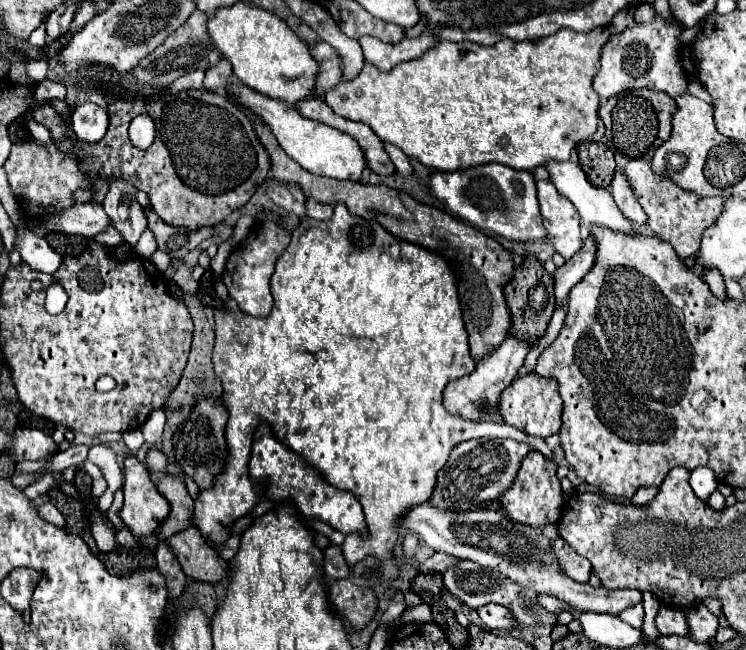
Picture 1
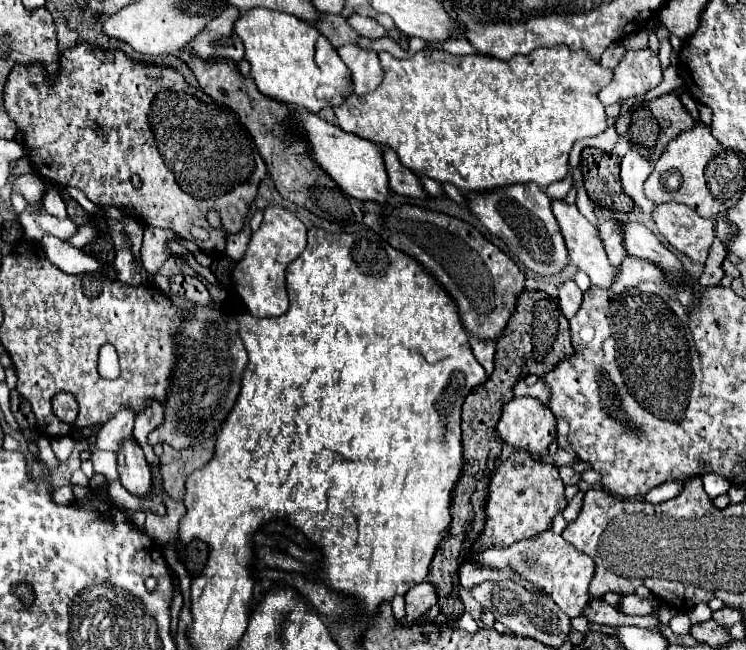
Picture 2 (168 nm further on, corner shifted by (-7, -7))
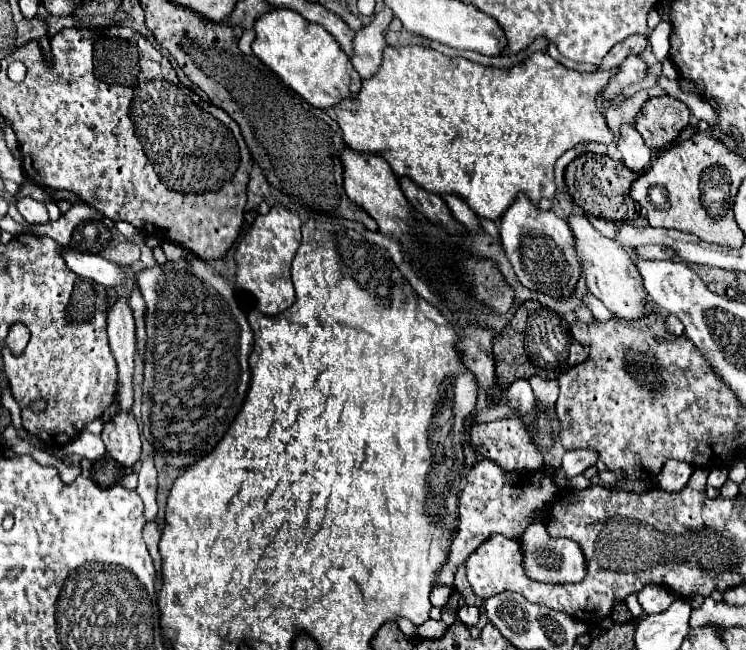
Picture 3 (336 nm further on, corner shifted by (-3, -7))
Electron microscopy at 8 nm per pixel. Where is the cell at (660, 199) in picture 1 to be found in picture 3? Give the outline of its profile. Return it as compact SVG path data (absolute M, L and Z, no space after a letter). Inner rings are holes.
M643 245L633 249L633 253L641 255L643 259L671 259L675 255L669 247L663 247L663 245Z

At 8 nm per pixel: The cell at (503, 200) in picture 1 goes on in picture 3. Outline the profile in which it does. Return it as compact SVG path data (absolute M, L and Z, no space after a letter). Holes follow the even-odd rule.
M519 193L513 205L499 217L499 235L505 255L525 287L543 291L551 297L573 293L581 275L581 265L575 257L573 233L565 219L559 219L553 211L541 211L525 193Z

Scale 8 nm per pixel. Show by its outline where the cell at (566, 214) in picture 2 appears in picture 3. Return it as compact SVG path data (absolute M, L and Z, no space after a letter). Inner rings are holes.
M569 215L567 225L571 225L571 231L575 237L575 251L577 251L577 259L581 263L589 293L593 293L599 301L603 301L603 305L617 317L637 319L637 317L651 313L653 303L649 301L649 295L643 289L641 275L635 269L635 263L631 261L627 251L621 245L617 245L613 239L603 237L589 223L585 215Z

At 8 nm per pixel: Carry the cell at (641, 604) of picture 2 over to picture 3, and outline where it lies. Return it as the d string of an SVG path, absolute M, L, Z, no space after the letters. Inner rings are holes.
M647 585L643 591L637 593L637 597L639 597L639 605L647 615L661 613L675 601L675 595L669 589L665 591L659 585Z

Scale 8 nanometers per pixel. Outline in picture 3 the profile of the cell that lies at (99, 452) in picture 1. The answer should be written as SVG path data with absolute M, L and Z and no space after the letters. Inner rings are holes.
M79 433L71 443L67 443L65 447L59 447L55 449L55 457L69 457L69 455L79 455L79 457L85 457L89 459L91 463L99 461L105 457L105 445L101 441L99 435L93 435L93 433Z

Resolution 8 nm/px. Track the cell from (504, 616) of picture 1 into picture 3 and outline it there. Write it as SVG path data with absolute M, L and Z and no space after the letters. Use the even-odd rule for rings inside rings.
M465 605L465 607L461 607L461 609L457 611L457 617L459 617L467 627L473 627L473 625L477 625L477 621L479 621L479 607L469 607L469 605Z

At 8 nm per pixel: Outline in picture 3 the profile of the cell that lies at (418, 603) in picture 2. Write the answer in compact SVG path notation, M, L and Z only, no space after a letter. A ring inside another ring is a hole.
M481 459L467 473L467 485L459 499L459 529L455 541L451 543L447 563L443 563L439 575L435 577L435 585L453 587L453 579L459 565L463 565L469 559L469 555L491 535L501 533L505 537L519 539L523 531L533 523L535 511L549 509L551 503L555 503L557 491L559 485L551 479L551 475L545 469L507 473L497 463L491 463L491 459Z

